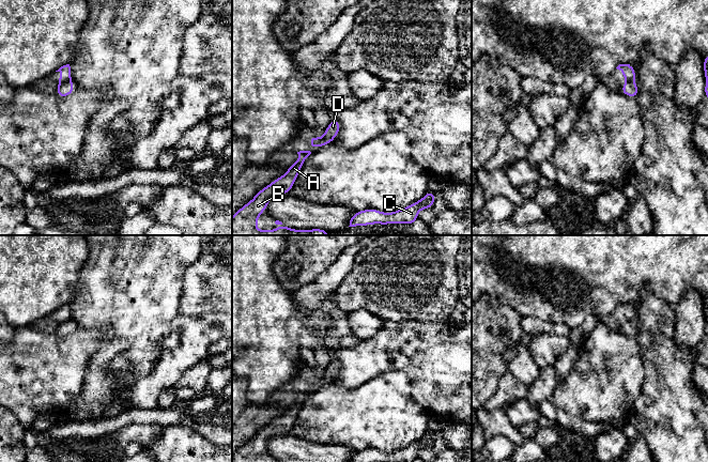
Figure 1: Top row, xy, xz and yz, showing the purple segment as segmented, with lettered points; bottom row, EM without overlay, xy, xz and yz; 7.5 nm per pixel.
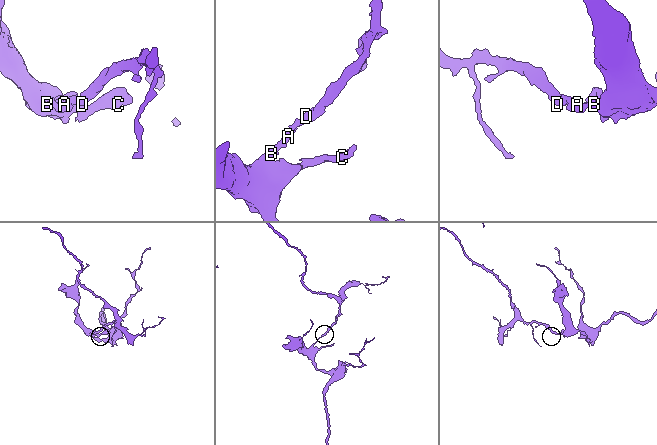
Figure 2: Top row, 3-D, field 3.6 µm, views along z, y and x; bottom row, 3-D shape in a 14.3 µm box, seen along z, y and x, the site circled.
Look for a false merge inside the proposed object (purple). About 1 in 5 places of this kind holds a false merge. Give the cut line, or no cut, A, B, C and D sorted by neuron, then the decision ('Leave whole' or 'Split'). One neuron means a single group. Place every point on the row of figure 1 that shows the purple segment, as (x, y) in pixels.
No split. Groups: A B C D. Leave whole

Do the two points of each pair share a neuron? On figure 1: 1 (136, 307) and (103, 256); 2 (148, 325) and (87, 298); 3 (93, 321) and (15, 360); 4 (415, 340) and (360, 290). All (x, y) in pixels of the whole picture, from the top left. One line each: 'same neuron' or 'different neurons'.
1: same neuron
2: same neuron
3: different neurons
4: different neurons

